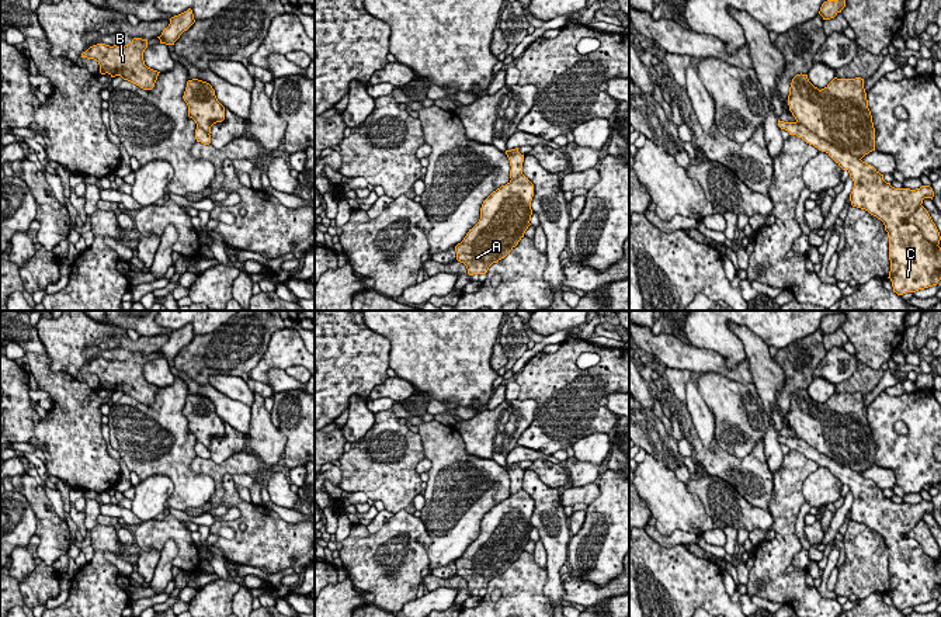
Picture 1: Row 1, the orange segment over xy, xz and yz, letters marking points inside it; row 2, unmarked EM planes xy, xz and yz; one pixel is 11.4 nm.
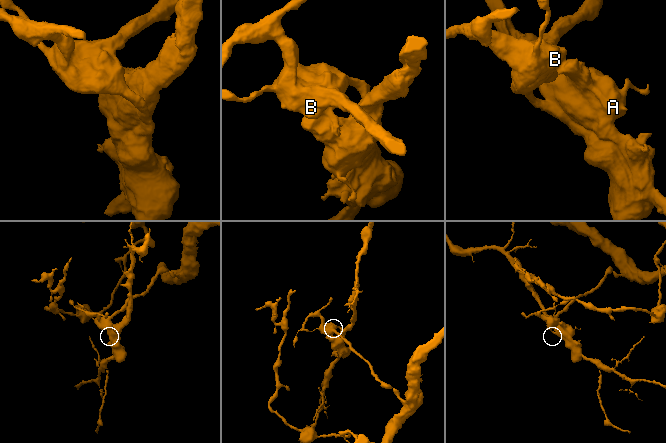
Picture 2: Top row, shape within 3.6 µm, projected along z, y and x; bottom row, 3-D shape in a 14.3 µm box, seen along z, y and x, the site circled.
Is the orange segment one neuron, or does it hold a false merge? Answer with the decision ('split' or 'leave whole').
split

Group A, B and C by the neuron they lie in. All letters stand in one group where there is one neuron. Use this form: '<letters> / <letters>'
A / B C

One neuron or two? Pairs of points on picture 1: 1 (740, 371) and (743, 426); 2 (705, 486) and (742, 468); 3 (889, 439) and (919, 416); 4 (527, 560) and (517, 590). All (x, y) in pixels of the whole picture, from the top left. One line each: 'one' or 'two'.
1: two
2: two
3: one
4: one

